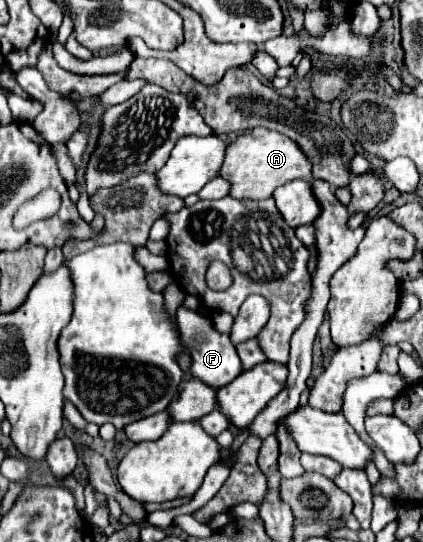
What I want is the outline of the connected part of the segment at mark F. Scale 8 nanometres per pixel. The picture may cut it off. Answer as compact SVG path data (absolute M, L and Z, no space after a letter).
M180 306L180 310L178 310L178 328L180 328L180 338L186 344L184 348L192 358L190 374L194 378L202 380L204 384L208 384L212 388L220 388L220 386L230 384L242 372L240 358L236 354L234 344L230 342L230 336L218 332L210 318L202 316L200 312L192 312L192 310L186 310L184 306Z

